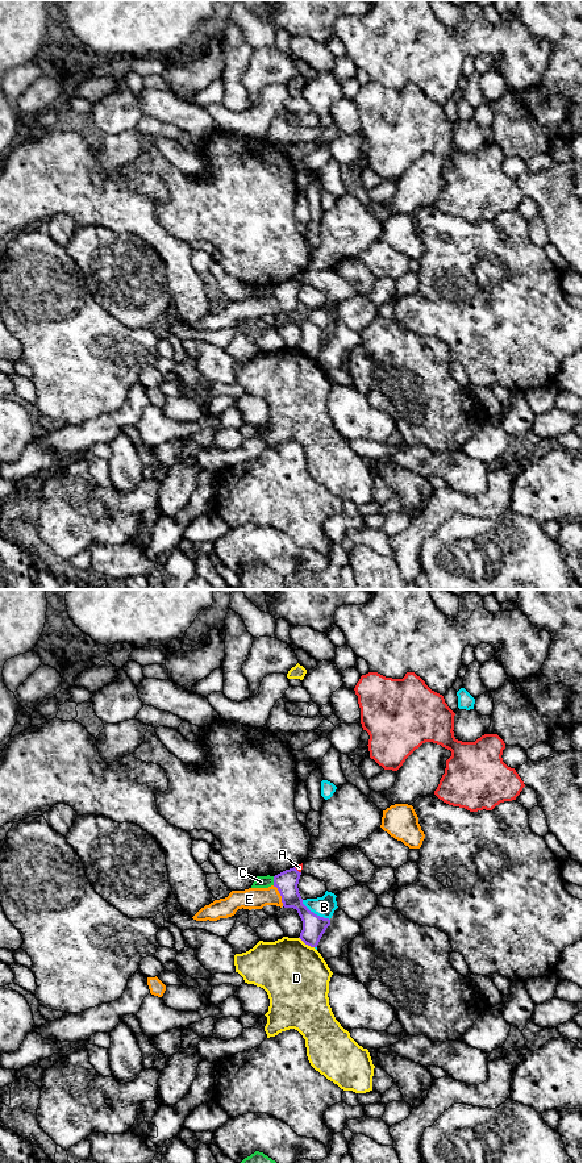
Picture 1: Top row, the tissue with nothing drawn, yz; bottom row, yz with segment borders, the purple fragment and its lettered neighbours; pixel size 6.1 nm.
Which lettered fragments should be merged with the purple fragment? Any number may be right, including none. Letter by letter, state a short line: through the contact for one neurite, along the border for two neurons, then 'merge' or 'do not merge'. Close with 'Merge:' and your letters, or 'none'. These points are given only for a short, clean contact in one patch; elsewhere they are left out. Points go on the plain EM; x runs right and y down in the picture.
A: line yz (294, 278), (300, 283); do not merge
B: line yz (302, 311), (311, 321), (329, 330); do not merge
C: do not merge
D: do not merge
E: do not merge
Merge: none

